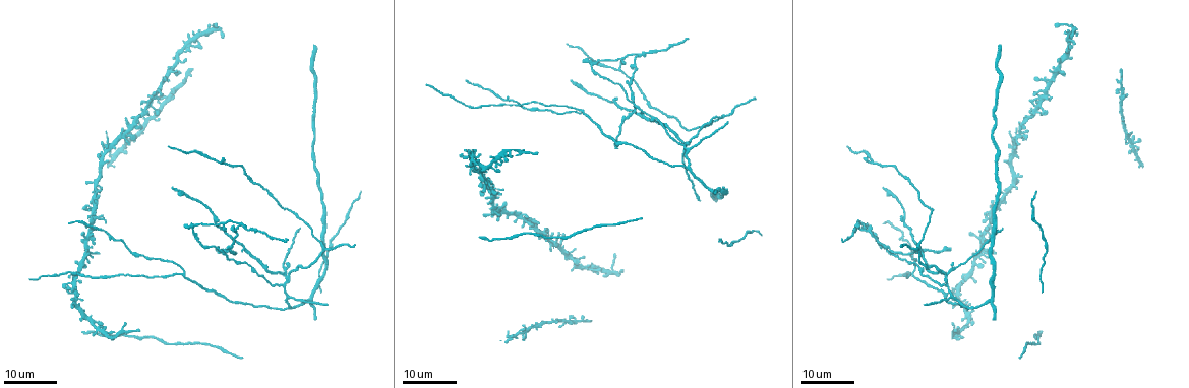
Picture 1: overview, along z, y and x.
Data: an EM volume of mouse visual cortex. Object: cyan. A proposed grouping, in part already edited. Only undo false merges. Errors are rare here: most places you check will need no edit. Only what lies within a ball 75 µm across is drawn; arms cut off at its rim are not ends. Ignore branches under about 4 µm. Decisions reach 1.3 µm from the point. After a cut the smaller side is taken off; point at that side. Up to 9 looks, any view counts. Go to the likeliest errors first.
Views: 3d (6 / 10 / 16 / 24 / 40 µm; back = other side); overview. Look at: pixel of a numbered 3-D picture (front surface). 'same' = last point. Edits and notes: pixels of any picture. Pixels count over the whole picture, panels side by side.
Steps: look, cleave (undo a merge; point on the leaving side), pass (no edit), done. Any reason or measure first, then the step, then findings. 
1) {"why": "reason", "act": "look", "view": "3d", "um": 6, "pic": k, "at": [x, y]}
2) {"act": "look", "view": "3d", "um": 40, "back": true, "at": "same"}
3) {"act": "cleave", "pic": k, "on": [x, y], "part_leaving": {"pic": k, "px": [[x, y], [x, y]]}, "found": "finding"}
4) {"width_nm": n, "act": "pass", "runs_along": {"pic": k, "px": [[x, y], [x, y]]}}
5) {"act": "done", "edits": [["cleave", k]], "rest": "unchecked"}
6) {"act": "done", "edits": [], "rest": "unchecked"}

{"why": "a fork", "act": "look", "view": "3d", "um": 24, "pic": 1, "at": [185, 273]}

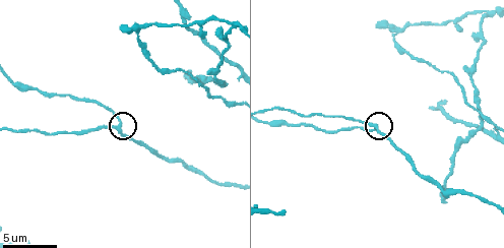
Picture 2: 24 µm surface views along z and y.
{"act": "look", "view": "3d", "um": 6, "pic": 2, "at": [374, 124]}

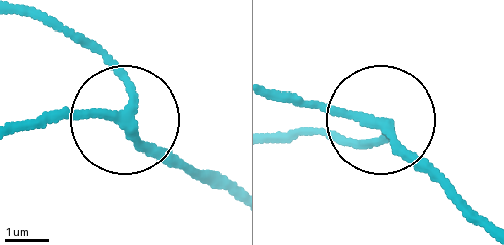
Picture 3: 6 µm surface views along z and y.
{"side_arm_um": 29, "arms": 3, "act": "pass", "found": "one neuron here"}

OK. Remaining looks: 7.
{"why": "four arms meet", "act": "look", "view": "3d", "um": 16, "pic": 1, "at": [287, 273]}

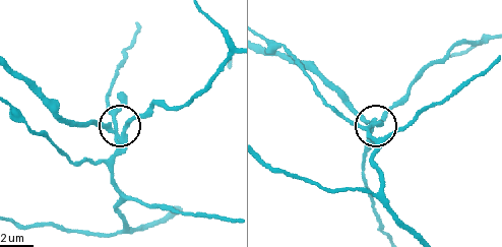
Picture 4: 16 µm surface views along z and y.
{"act": "look", "view": "3d", "um": 10, "pic": 4, "at": [122, 127]}

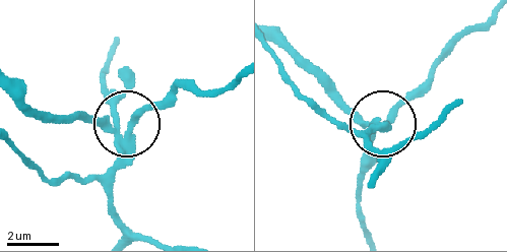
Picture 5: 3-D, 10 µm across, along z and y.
{"act": "cleave", "pic": 5, "on": [94, 119], "part_leaving": {"pic": 5, "px": [[117, 141], [100, 126], [41, 117], [21, 104]]}, "found": "two neurons meet here"}

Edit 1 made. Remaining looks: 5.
{"why": "arms part here", "act": "look", "view": "3d", "um": 16, "pic": 1, "at": [325, 249]}

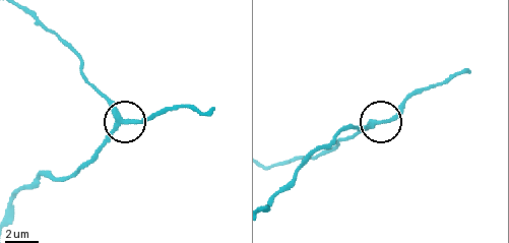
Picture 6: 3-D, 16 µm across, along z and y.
{"why": "zoom in", "act": "look", "view": "3d", "um": 6, "pic": 6, "at": [380, 120]}

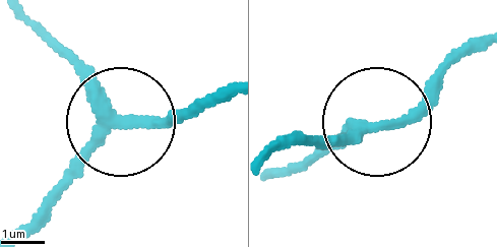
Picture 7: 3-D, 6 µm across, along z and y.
{"arms": 3, "act": "pass", "runs_along": {"pic": 7, "px": [[274, 148], [340, 144], [395, 119], [468, 50]]}, "found": "one neuron here"}

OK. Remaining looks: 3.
{"why": "three arms meet", "act": "look", "view": "3d", "um": 16, "pic": 1, "at": [687, 167]}

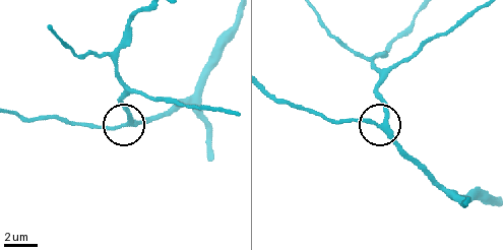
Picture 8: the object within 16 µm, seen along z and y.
{"why": "closer look", "act": "look", "view": "3d", "um": 6, "pic": 8, "at": [127, 123]}

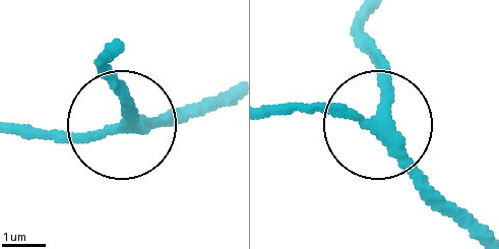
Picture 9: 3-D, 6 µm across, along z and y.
{"width_nm": 270, "act": "pass", "runs_along": {"pic": 9, "px": [[276, 114], [364, 117], [470, 220]]}, "found": "all the same neuron"}

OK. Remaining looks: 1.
{"act": "done", "edits": [["cleave", 5]], "rest": "unchecked"}

